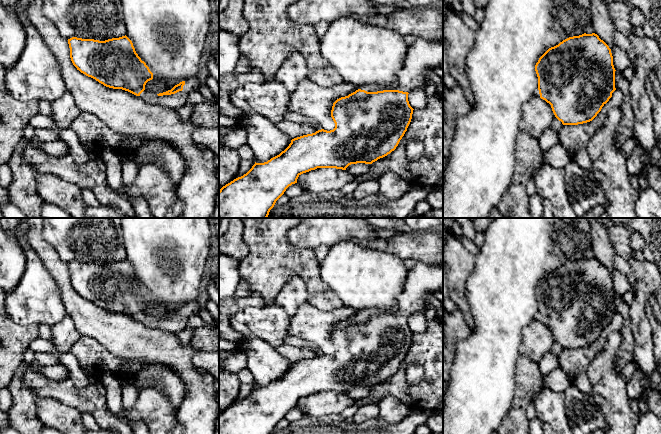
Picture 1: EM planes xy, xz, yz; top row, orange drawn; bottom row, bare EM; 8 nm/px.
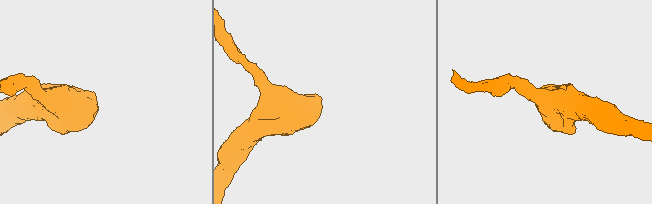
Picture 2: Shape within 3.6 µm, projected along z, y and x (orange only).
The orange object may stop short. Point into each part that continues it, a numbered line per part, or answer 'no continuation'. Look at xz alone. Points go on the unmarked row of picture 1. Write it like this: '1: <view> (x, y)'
1: xz (370, 312)

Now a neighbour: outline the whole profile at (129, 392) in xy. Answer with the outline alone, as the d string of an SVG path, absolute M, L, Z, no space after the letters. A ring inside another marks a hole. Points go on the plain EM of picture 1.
M124 381L122 387L122 405L126 409L132 408L137 400L138 391L131 381Z

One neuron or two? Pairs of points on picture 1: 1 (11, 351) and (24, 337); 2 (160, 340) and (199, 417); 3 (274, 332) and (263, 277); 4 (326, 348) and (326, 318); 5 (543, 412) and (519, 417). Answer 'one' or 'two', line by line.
1: one
2: one
3: two
4: one
5: two

